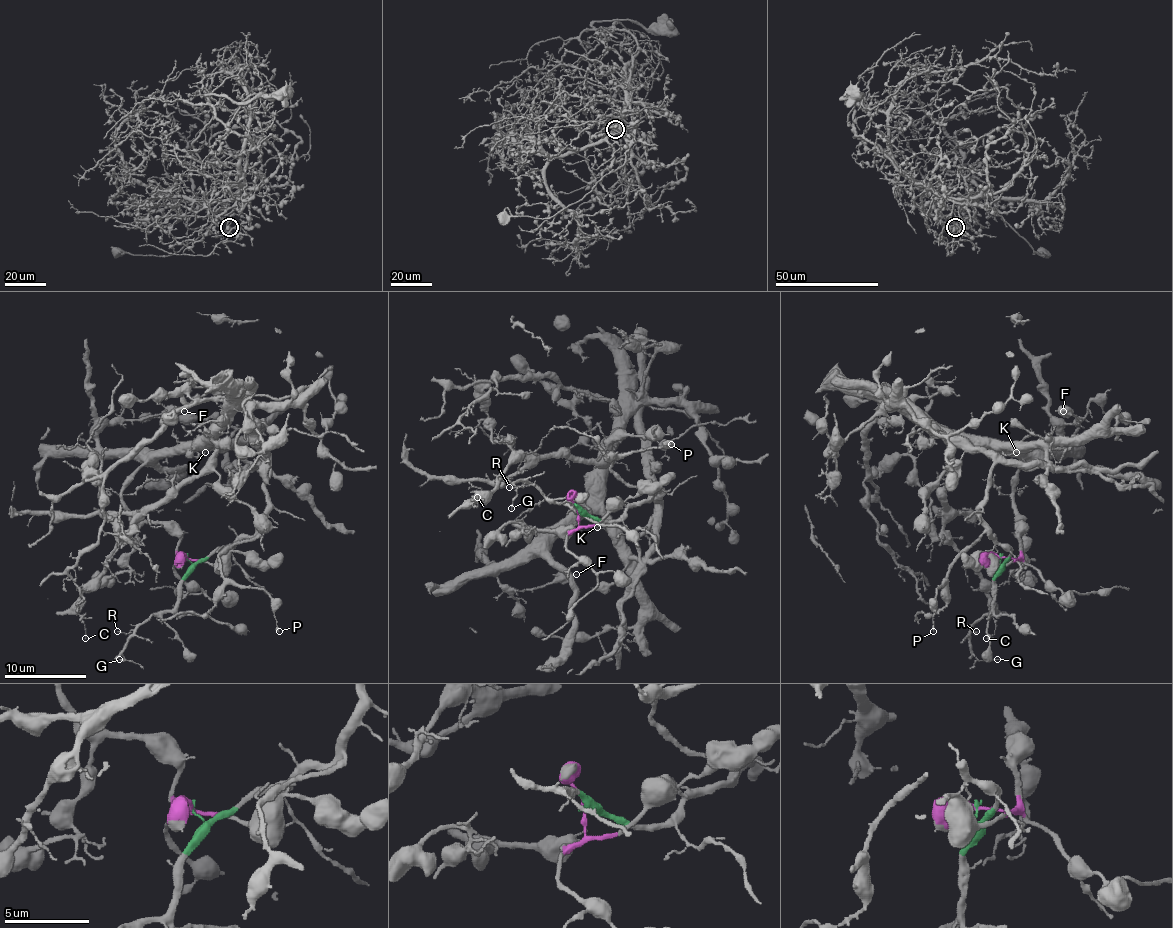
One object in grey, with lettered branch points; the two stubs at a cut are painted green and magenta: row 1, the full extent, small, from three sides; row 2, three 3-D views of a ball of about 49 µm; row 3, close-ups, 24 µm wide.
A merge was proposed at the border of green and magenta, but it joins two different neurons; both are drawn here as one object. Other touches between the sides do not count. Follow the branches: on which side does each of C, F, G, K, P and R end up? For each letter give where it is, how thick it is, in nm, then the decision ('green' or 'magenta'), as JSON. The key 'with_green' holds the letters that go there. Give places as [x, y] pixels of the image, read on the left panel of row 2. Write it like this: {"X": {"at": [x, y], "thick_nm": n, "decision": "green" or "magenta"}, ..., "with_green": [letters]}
{"C": {"at": [85, 638], "thick_nm": 100, "decision": "magenta"}, "F": {"at": [184, 411], "thick_nm": 440, "decision": "magenta"}, "G": {"at": [119, 659], "thick_nm": 100, "decision": "green"}, "K": {"at": [205, 452], "thick_nm": 90, "decision": "magenta"}, "P": {"at": [279, 631], "thick_nm": 160, "decision": "green"}, "R": {"at": [117, 631], "thick_nm": 80, "decision": "green"}, "with_green": ["G", "P", "R"]}

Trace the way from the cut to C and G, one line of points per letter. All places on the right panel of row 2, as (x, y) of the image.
C: (1000, 556), (1020, 554), (1020, 465), (953, 444), (944, 533), (990, 599), (996, 630), (985, 638)
G: (1000, 556), (996, 605), (969, 630), (971, 652), (979, 661), (998, 659)

